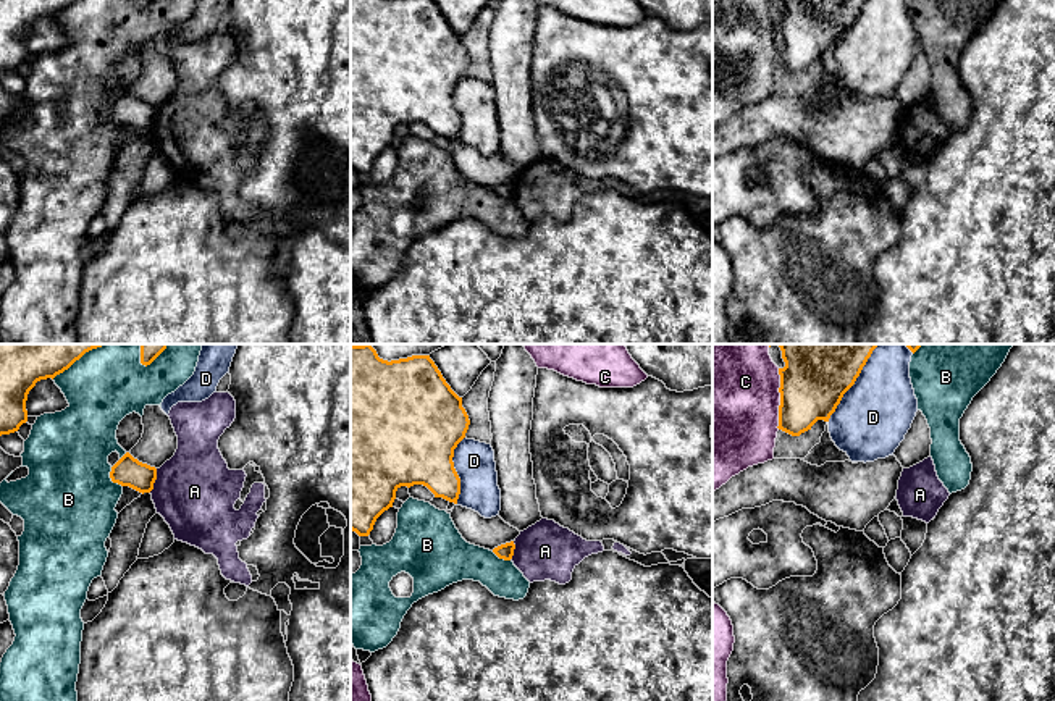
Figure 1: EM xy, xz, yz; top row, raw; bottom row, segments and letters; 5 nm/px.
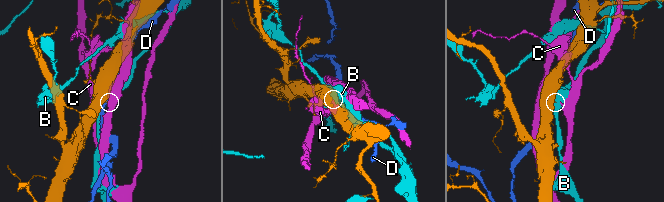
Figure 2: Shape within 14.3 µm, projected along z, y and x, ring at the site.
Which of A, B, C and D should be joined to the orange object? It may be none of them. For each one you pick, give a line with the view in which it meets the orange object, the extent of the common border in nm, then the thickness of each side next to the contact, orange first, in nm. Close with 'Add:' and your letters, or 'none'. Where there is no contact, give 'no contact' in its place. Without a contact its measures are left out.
Add: none

